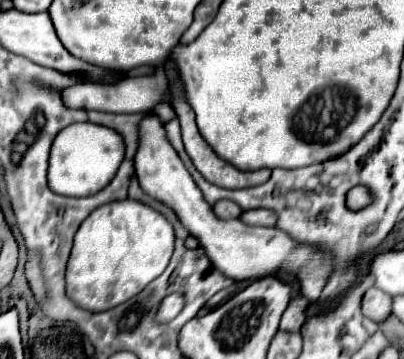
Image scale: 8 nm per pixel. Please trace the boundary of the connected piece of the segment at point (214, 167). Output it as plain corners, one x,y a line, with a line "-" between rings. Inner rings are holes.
167,64
167,72
169,72
169,78
173,80
173,86
175,86
175,98
173,98
173,110
177,112
177,118
181,122
181,132
183,132
183,144
185,144
185,150
189,154
189,158
193,160
195,168
203,174
203,178
219,188
231,188
231,190
237,190
237,188
249,188
249,186
257,186
257,184
263,184
265,180
269,180
271,176
271,170
269,168
261,168
261,170
253,170
253,172
243,172
243,170
237,170
233,168
229,162
221,160
211,148
209,144
205,144
205,140
201,138
199,130
197,130
197,124
195,124
195,116
193,116
193,110
189,108
189,104
185,104
185,98
181,96
181,86
179,82
175,82
177,78
177,70
173,64

